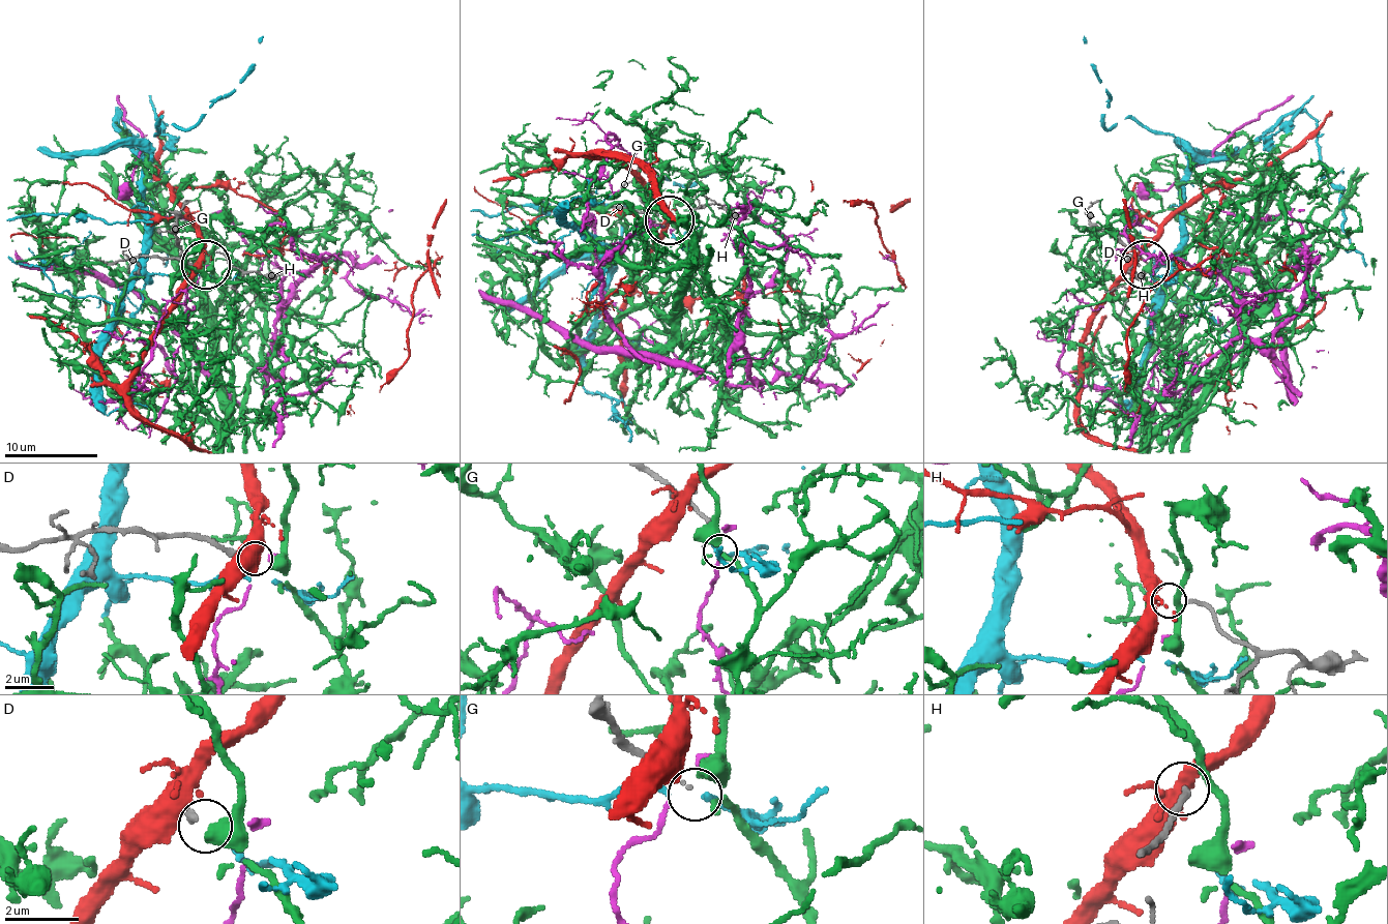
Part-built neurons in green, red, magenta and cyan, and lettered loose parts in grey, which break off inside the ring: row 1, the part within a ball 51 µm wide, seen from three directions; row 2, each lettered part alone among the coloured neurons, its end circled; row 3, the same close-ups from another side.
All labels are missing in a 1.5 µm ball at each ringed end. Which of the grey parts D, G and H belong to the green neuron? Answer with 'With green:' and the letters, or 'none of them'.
With green: G

